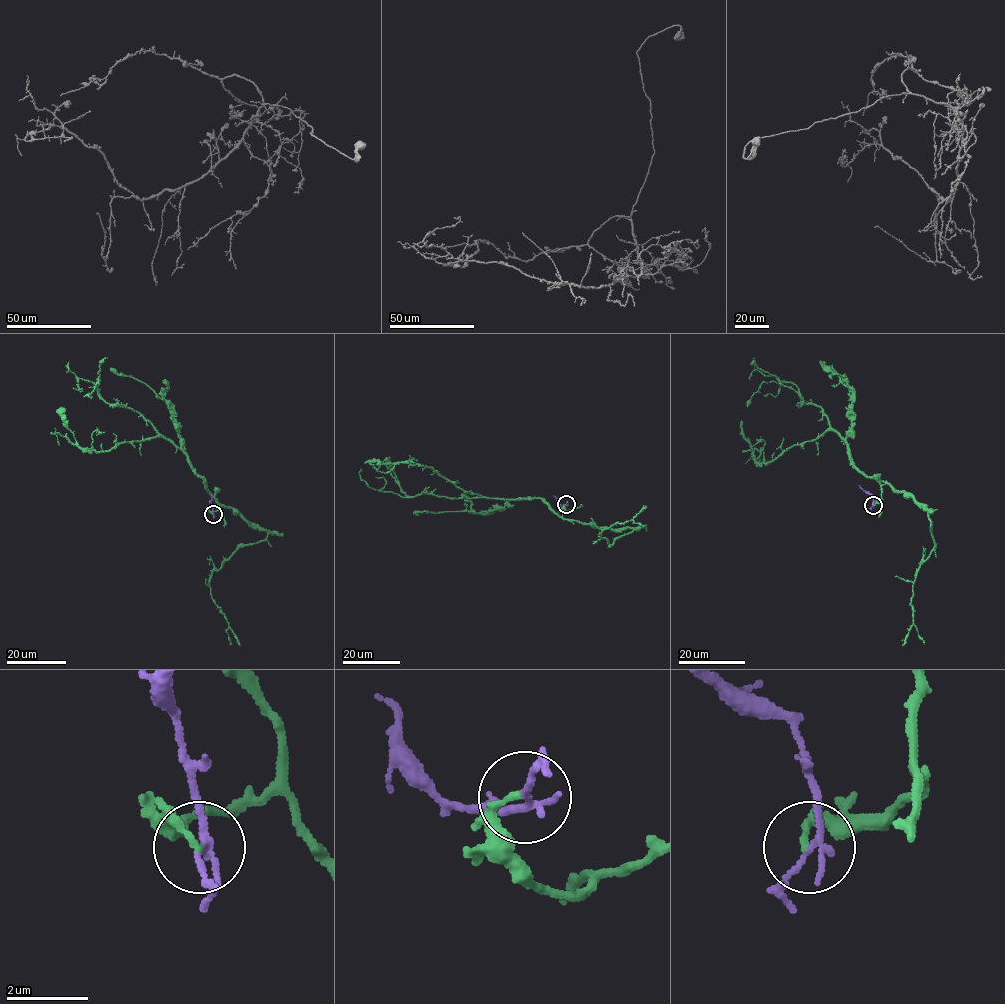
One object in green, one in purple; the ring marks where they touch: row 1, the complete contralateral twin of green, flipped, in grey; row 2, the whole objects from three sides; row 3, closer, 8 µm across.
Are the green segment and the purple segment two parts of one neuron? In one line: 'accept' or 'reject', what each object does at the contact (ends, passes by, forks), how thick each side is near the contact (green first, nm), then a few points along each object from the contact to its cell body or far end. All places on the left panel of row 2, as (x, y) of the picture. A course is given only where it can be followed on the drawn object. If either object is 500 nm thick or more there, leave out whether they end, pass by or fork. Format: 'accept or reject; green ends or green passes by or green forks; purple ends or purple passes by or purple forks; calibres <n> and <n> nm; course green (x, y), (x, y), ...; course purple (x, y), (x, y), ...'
reject; green ends; purple forks; calibres 160 and 130 nm; course green (213, 514), (218, 504), (189, 460), (167, 440), (125, 441), (101, 451), (81, 448), (60, 407); course purple (213, 514), (212, 495)

